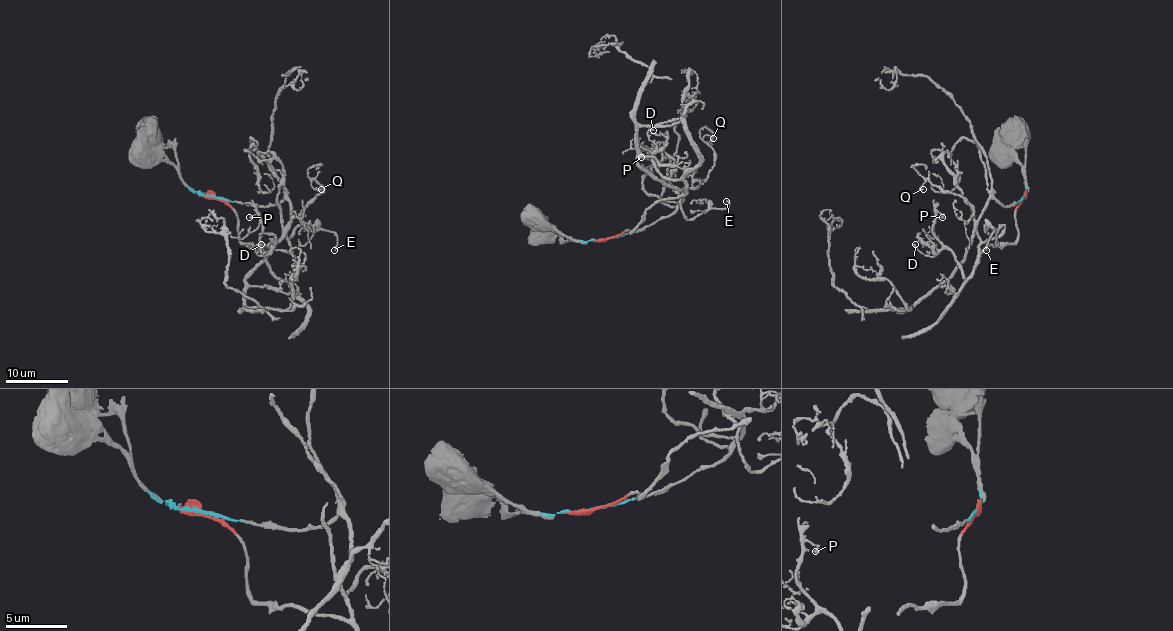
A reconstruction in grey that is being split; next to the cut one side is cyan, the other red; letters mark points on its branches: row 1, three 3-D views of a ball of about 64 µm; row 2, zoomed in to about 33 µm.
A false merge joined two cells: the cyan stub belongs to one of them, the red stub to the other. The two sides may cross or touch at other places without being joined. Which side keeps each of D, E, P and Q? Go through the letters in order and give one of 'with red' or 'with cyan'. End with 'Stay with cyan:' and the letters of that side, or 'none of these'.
D: with red
E: with red
P: with red
Q: with cyan
Stay with cyan: Q

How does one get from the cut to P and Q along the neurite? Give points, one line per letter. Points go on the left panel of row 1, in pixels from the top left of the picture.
P: (211, 196), (235, 212), (242, 243), (285, 249), (294, 260), (289, 282), (271, 270), (260, 215), (249, 217)
Q: (211, 196), (260, 206), (285, 199), (291, 220), (322, 191), (313, 181), (314, 188), (321, 188)

